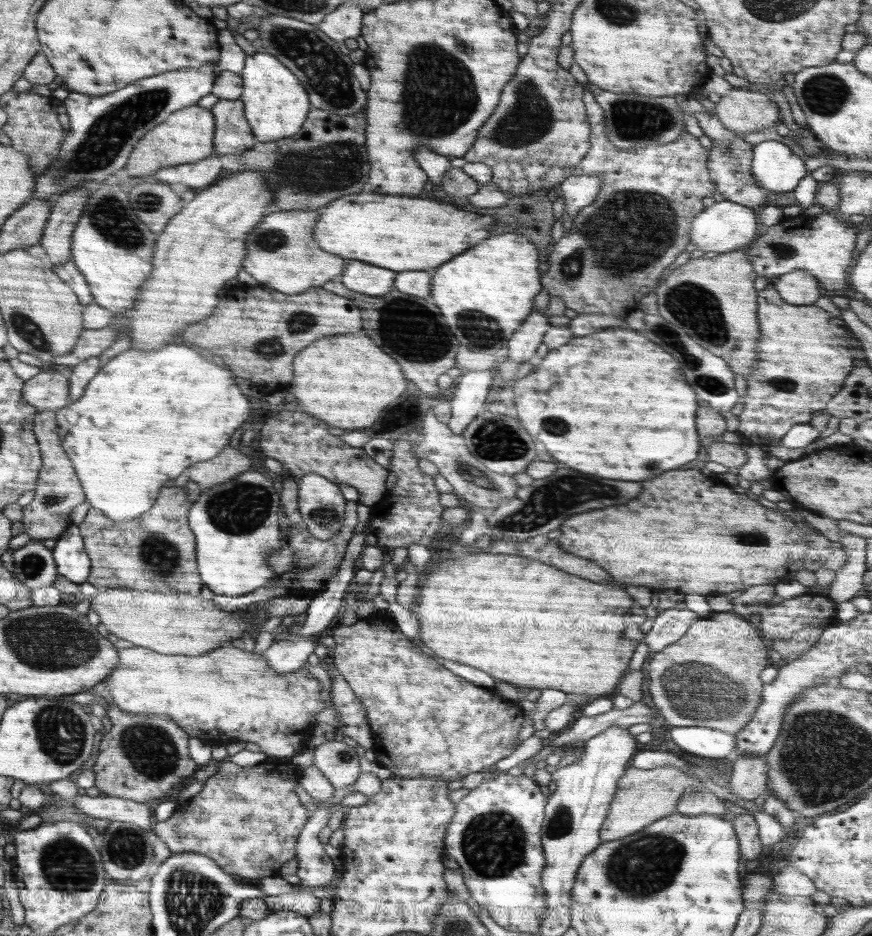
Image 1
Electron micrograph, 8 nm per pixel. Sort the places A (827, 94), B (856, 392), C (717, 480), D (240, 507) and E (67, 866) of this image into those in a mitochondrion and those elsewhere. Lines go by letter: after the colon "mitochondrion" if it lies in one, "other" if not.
A: mitochondrion
B: other
C: other
D: mitochondrion
E: mitochondrion

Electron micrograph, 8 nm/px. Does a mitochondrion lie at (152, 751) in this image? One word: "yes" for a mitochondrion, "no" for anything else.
yes

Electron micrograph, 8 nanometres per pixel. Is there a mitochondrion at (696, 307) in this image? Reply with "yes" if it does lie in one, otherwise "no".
yes

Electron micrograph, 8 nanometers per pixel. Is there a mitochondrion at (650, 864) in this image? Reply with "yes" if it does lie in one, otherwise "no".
yes

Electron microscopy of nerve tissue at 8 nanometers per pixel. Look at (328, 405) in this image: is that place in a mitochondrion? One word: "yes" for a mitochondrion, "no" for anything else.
no

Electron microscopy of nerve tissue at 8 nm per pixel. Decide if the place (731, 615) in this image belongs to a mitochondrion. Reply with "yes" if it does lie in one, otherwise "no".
no

